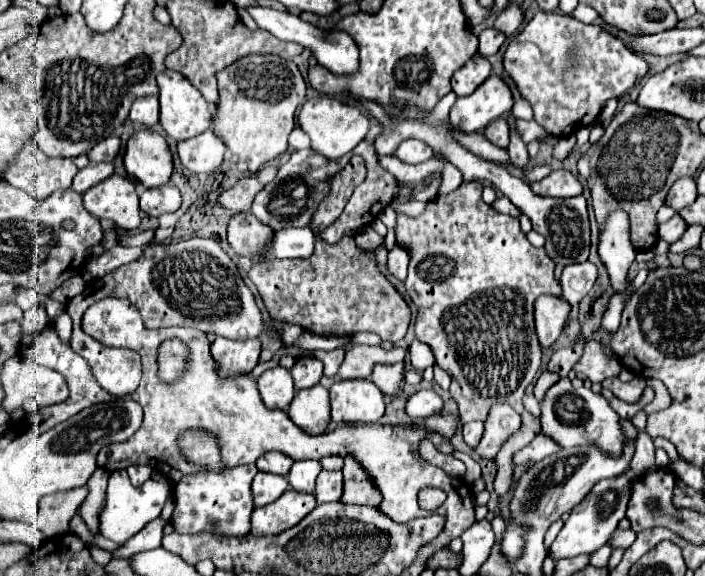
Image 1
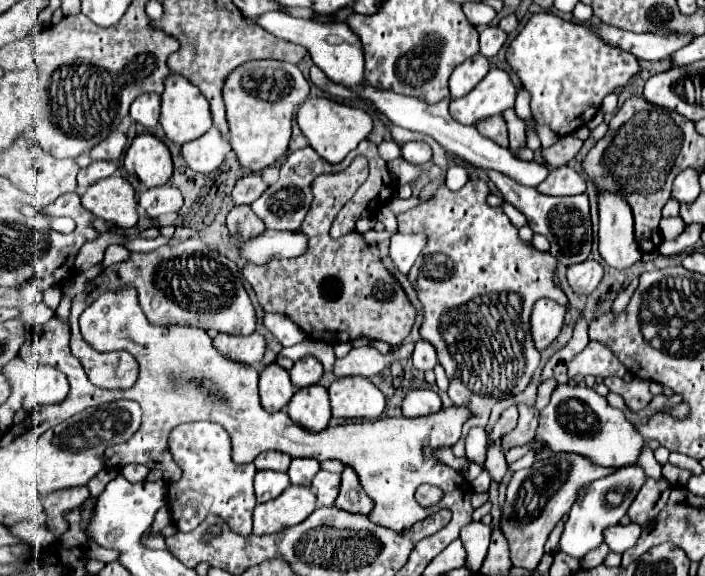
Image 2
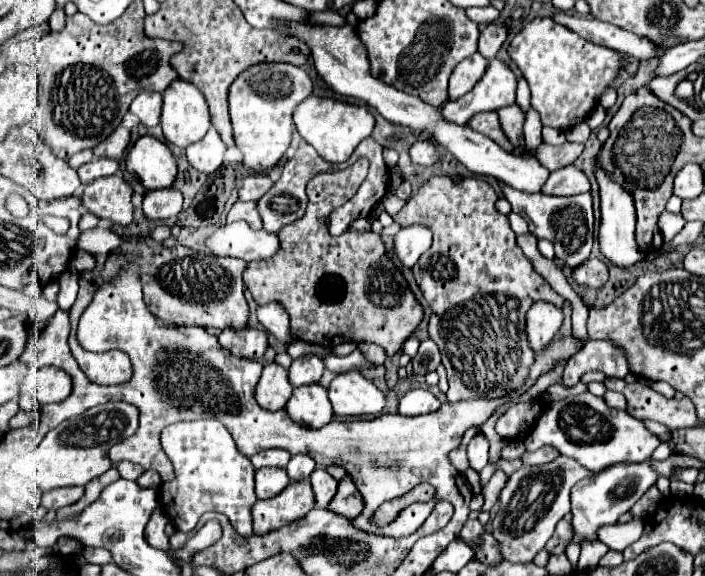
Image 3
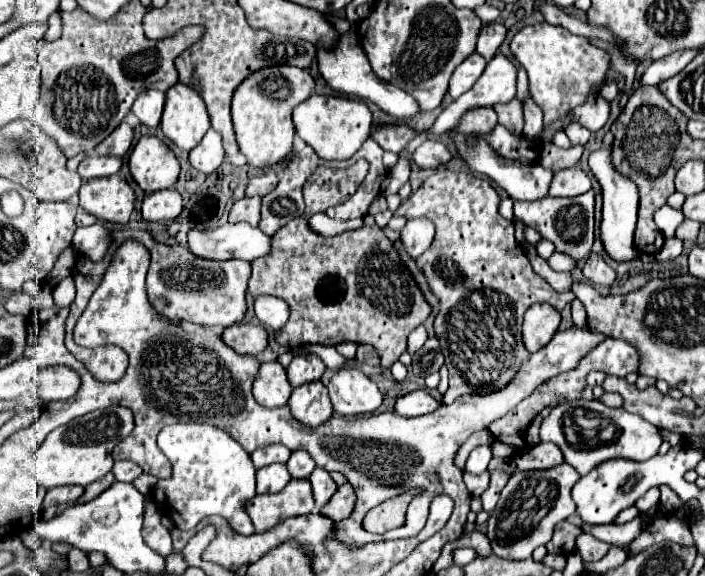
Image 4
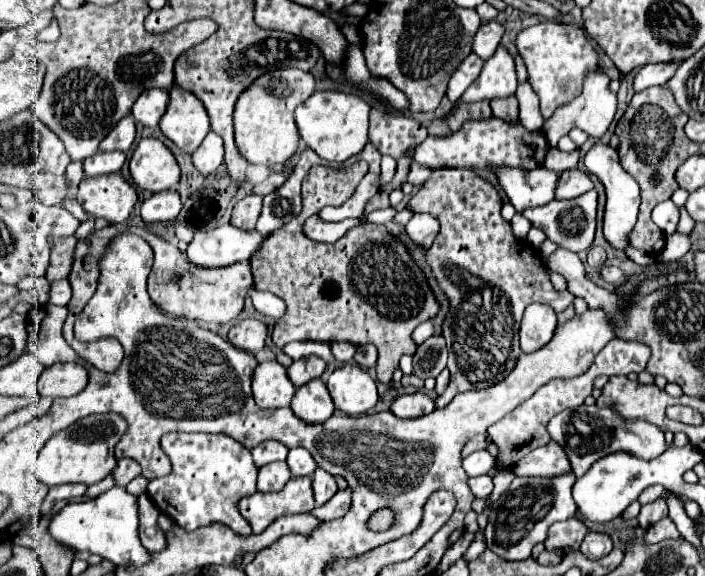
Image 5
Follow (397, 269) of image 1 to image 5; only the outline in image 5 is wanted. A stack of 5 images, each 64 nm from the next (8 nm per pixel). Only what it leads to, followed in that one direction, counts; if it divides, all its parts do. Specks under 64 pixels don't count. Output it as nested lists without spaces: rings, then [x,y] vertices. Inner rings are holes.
[[[414,214],[406,224],[408,236],[426,248],[432,246],[432,240],[436,238],[438,230],[440,230],[440,222],[428,214]]]

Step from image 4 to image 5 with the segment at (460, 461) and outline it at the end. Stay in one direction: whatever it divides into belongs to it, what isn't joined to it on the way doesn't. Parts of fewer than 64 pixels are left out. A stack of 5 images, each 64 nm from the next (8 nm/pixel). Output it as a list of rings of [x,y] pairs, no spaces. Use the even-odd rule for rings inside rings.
[[[480,434],[480,436],[472,438],[472,440],[470,440],[470,442],[464,446],[464,458],[466,458],[468,454],[476,452],[476,450],[482,450],[482,448],[486,448],[486,444],[488,444],[488,440],[486,440],[486,436],[484,436],[484,434]]]

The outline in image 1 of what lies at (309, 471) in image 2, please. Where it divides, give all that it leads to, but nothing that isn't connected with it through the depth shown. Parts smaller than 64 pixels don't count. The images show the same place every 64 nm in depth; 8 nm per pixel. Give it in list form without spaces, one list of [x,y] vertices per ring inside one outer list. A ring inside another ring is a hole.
[[[300,460],[294,462],[288,474],[288,482],[298,492],[314,492],[314,482],[320,474],[322,466],[318,460]]]

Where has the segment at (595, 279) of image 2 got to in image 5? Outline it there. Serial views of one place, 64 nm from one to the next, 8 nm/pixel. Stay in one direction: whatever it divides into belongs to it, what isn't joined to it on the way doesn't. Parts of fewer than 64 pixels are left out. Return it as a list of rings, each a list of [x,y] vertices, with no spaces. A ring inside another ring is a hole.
[[[606,266],[606,268],[602,268],[600,276],[602,276],[602,280],[606,280],[610,284],[620,284],[624,278],[624,272],[618,266]]]

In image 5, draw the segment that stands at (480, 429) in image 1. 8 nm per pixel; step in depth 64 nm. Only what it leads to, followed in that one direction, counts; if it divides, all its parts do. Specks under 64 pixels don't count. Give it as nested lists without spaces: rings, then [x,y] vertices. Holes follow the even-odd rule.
[[[478,450],[478,452],[470,454],[468,458],[464,458],[464,470],[468,476],[488,474],[492,466],[494,466],[494,458],[486,450]]]

